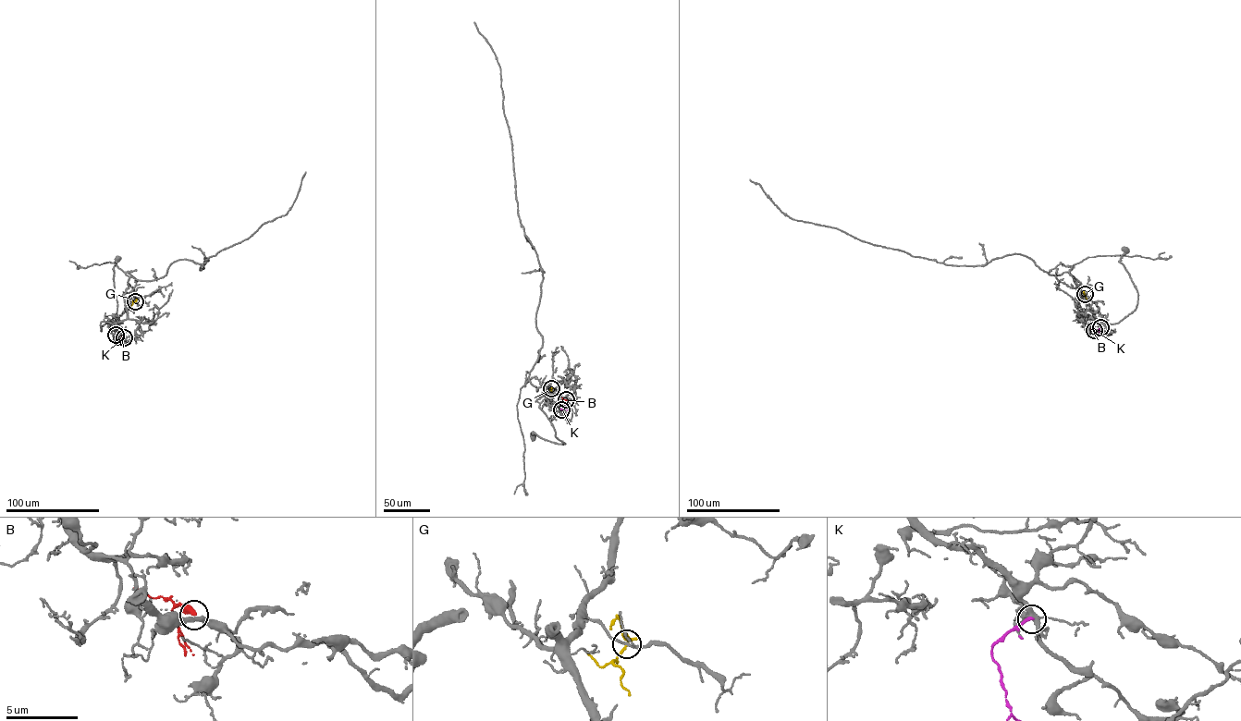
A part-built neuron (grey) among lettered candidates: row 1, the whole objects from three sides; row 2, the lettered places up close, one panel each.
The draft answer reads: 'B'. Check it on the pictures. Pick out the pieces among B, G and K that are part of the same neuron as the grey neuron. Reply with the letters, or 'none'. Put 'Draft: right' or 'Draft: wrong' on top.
Draft: wrong
none

